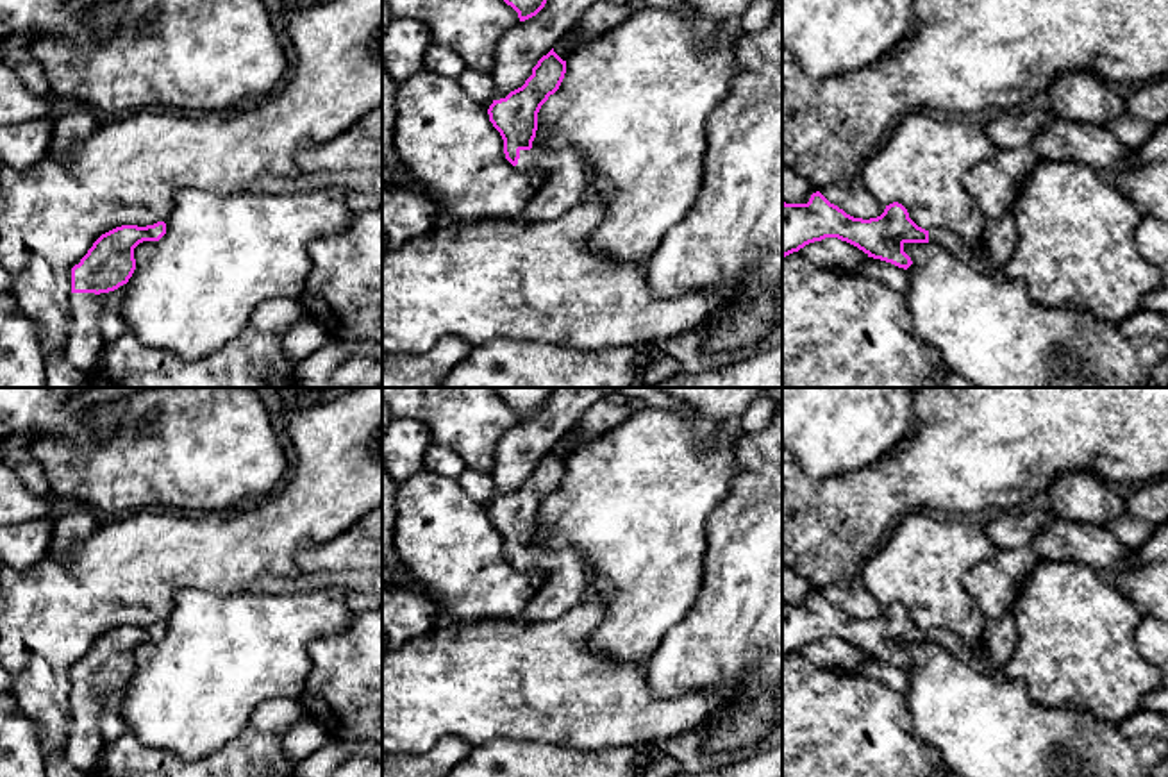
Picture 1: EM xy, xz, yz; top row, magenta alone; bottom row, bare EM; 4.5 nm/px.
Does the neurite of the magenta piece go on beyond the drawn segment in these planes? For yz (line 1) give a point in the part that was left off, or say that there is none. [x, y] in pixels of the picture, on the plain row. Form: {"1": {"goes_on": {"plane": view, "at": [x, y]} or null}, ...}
{"1": {"goes_on": {"plane": "yz", "at": [999, 638]}}}

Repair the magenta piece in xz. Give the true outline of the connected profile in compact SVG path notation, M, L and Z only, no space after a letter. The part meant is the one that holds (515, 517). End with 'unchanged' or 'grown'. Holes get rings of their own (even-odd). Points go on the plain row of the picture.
M552 448L538 461L521 488L493 500L488 509L489 522L504 539L505 559L518 570L545 577L539 591L518 616L523 622L555 620L584 600L588 570L580 554L570 547L552 550L534 541L538 513L559 489L564 473L566 461Z; grown

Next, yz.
M820 591L813 593L807 604L782 602L782 657L825 638L838 638L841 641L847 641L863 650L868 657L891 663L904 670L907 670L913 664L911 657L904 652L905 643L936 643L948 650L952 656L963 659L966 664L973 666L977 672L1002 673L1002 668L1005 666L1013 650L1016 648L1018 631L1013 609L1009 609L1000 618L986 620L982 631L984 650L973 652L957 634L950 631L925 631L918 627L909 618L907 609L898 602L886 606L880 616L870 620L854 618L847 614L838 606L830 604Z; grown

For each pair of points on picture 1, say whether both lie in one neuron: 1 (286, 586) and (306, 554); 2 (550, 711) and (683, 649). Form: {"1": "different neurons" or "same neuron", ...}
{"1": "different neurons", "2": "different neurons"}

